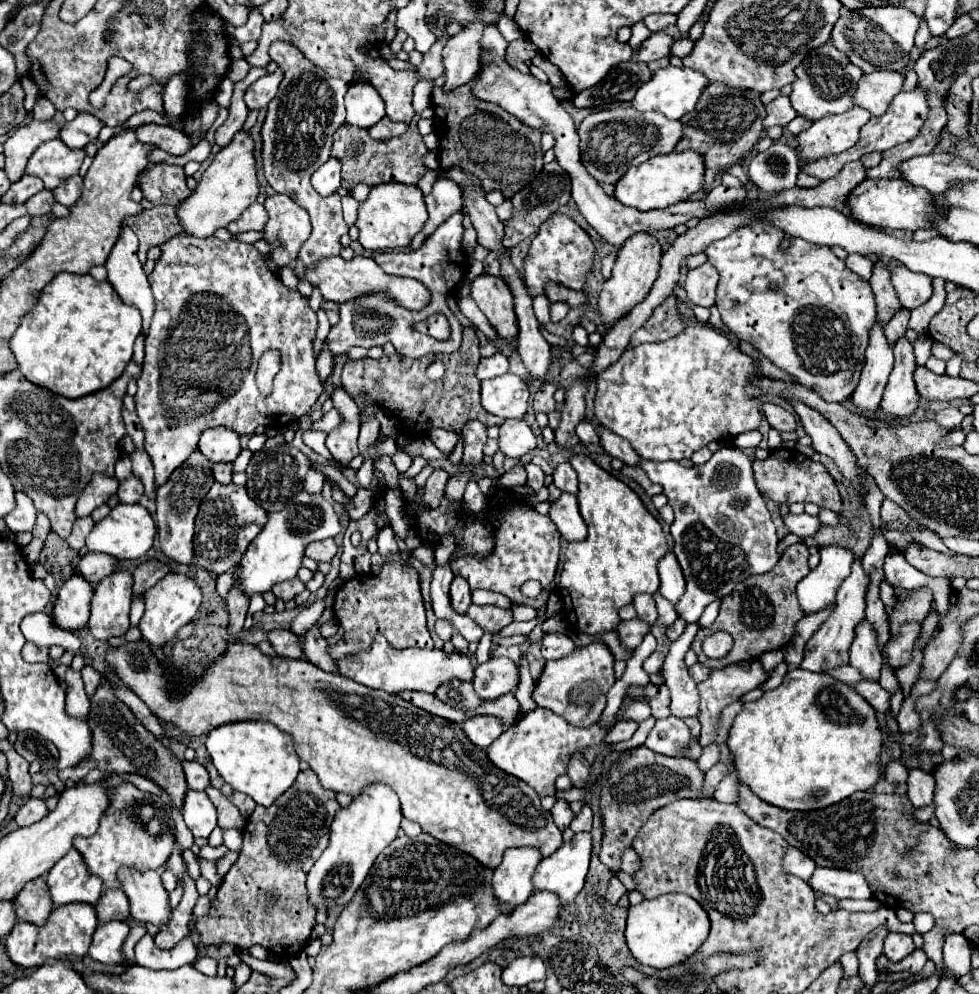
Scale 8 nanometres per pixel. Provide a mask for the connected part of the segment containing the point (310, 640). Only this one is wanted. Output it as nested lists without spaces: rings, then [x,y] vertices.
[[[313,626],[313,628],[307,632],[307,636],[305,636],[303,656],[305,656],[307,660],[311,660],[315,666],[319,666],[321,670],[337,672],[335,660],[333,660],[331,654],[329,654],[329,644],[327,644],[325,638],[321,638],[317,626]]]

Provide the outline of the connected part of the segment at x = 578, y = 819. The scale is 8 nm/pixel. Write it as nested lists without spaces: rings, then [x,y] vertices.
[[[583,808],[581,814],[573,818],[573,822],[571,822],[571,830],[573,830],[573,832],[591,830],[591,824],[593,824],[593,812],[591,812],[591,808]]]

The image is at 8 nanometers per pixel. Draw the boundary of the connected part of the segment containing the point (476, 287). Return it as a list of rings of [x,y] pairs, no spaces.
[[[483,272],[471,282],[471,296],[495,330],[503,338],[515,340],[515,312],[511,308],[511,290],[505,280]]]

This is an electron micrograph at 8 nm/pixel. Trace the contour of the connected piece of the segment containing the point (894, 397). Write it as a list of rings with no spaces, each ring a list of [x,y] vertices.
[[[905,336],[897,340],[893,352],[895,352],[895,368],[885,386],[881,408],[891,418],[899,418],[899,416],[913,414],[917,408],[919,394],[913,382],[913,370],[917,368],[917,364],[913,354],[913,344]]]

